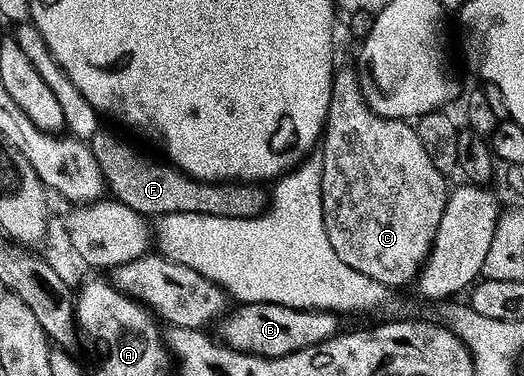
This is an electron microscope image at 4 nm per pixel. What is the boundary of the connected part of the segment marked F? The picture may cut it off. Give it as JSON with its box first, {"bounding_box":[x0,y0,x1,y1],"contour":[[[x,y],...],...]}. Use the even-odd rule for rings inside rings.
{"bounding_box":[88,129,270,218],"contour":[[[106,129],[95,133],[88,142],[111,196],[142,216],[192,213],[224,218],[252,218],[263,216],[267,212],[270,195],[259,184],[200,181],[170,163],[162,161],[162,164],[158,164],[148,159]]]}

